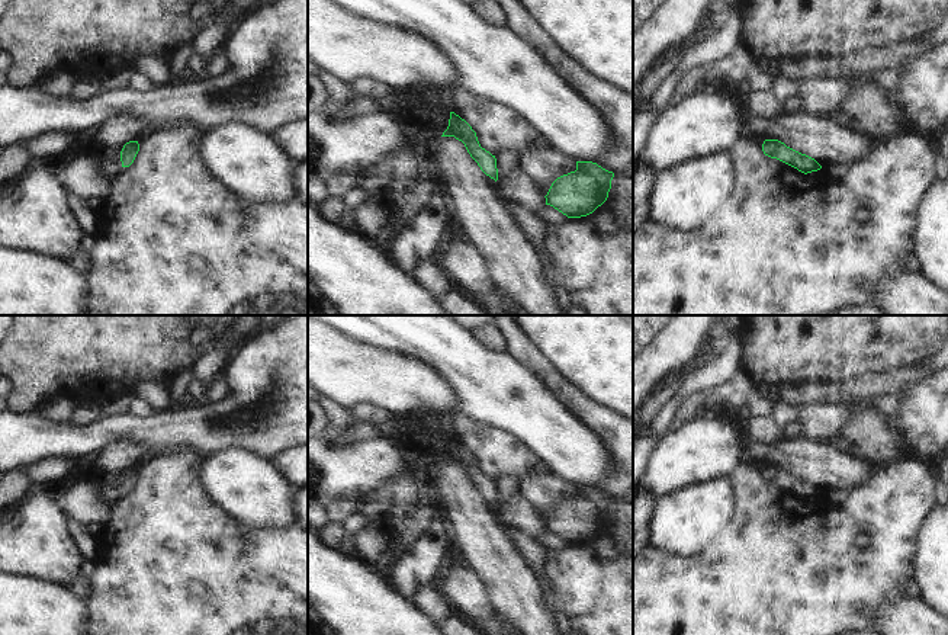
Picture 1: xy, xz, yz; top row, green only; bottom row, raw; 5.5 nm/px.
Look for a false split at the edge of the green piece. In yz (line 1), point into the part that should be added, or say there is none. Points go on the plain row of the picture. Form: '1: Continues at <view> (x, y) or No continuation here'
1: No continuation here

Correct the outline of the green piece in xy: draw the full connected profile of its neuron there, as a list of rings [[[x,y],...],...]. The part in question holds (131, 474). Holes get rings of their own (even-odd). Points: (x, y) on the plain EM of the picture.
[[[129,466],[123,471],[122,477],[120,477],[120,484],[119,485],[113,485],[110,482],[105,482],[102,487],[102,493],[106,497],[107,501],[110,501],[112,504],[116,503],[116,500],[123,494],[123,493],[129,493],[136,480],[139,477],[139,469],[138,466]]]

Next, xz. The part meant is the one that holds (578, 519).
[[[576,487],[576,496],[557,503],[546,523],[546,530],[553,532],[568,543],[581,543],[601,532],[611,514],[613,497],[592,487]]]

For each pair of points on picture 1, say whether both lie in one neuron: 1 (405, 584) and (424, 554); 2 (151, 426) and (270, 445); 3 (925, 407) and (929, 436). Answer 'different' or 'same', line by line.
1: same
2: same
3: same

